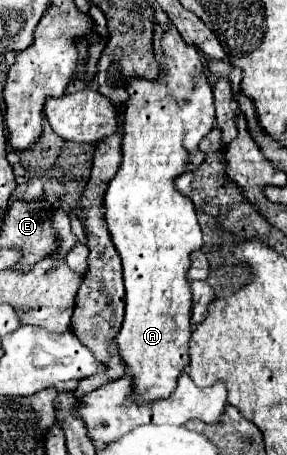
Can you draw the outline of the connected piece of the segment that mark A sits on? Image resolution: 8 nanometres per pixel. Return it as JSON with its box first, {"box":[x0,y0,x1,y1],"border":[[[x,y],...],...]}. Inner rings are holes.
{"box":[104,25,214,401],"border":[[[168,25],[164,29],[164,35],[162,35],[162,53],[166,57],[164,65],[166,65],[166,71],[160,71],[158,79],[154,81],[146,81],[146,79],[130,79],[126,91],[128,91],[128,99],[126,99],[126,105],[124,105],[124,123],[122,123],[122,163],[116,171],[116,175],[112,177],[108,189],[106,189],[106,195],[104,195],[104,219],[108,223],[108,233],[112,237],[112,243],[122,259],[123,267],[123,280],[126,285],[126,317],[124,317],[124,323],[122,323],[122,329],[116,337],[116,343],[118,343],[118,349],[120,349],[120,355],[128,367],[128,373],[132,375],[134,379],[134,389],[136,389],[136,399],[142,399],[142,401],[148,401],[148,399],[164,399],[168,397],[174,389],[176,389],[176,381],[178,377],[182,375],[184,371],[184,365],[190,361],[190,335],[192,335],[192,327],[190,327],[190,285],[188,285],[188,279],[186,279],[186,273],[190,269],[190,253],[192,251],[198,251],[202,247],[202,231],[200,231],[200,225],[198,225],[198,219],[196,219],[196,211],[194,211],[194,205],[190,199],[186,199],[184,195],[180,195],[174,187],[174,177],[182,175],[188,171],[190,163],[196,163],[196,161],[204,161],[204,153],[198,149],[198,143],[210,133],[210,129],[214,127],[214,103],[212,103],[212,87],[204,75],[204,61],[200,57],[200,53],[186,45],[184,39],[178,35],[176,27],[174,25]]]}

